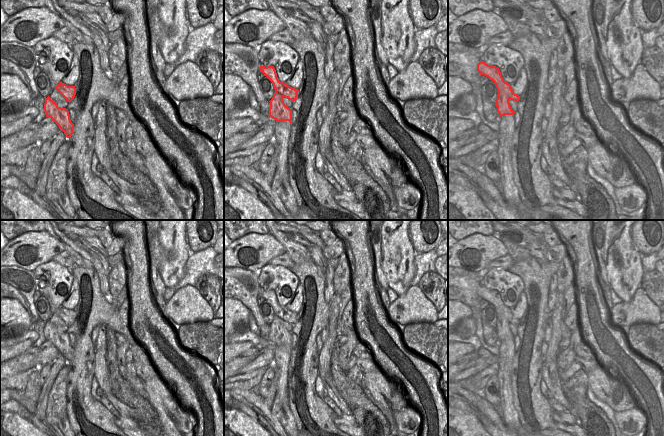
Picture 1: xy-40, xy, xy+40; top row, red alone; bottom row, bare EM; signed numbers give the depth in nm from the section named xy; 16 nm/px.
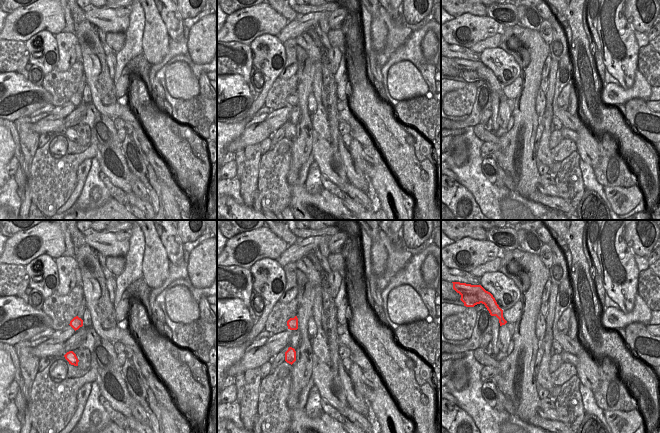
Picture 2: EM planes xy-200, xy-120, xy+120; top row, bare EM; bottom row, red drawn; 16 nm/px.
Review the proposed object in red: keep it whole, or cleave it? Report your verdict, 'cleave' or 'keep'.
cleave

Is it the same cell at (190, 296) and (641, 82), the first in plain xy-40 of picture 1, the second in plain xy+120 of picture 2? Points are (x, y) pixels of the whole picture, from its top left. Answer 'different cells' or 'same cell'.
same cell

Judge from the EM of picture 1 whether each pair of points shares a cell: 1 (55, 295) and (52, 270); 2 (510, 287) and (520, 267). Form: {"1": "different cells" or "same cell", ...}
{"1": "same cell", "2": "different cells"}

